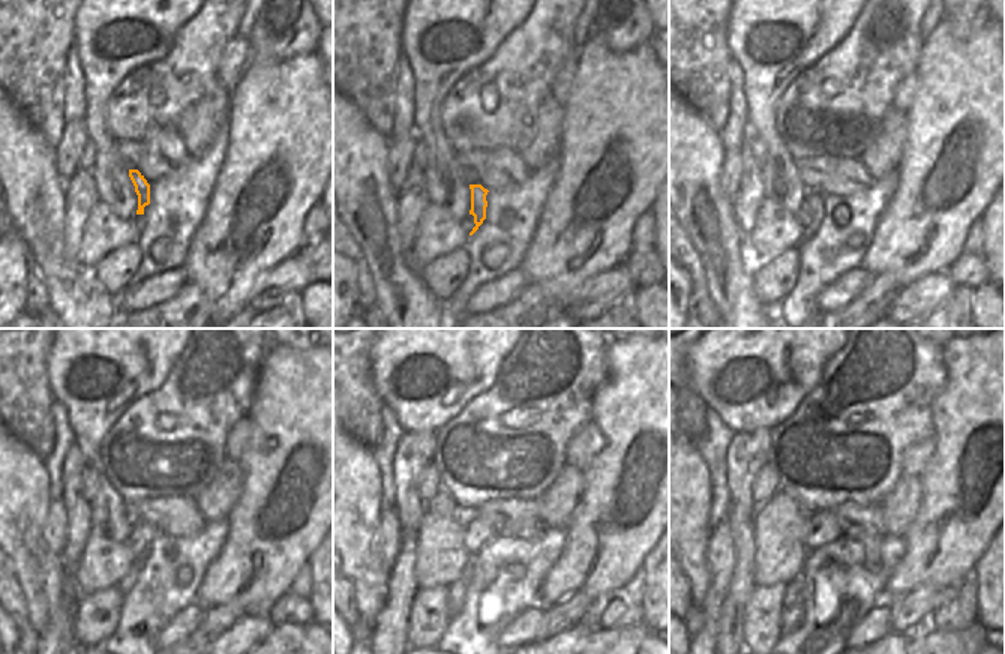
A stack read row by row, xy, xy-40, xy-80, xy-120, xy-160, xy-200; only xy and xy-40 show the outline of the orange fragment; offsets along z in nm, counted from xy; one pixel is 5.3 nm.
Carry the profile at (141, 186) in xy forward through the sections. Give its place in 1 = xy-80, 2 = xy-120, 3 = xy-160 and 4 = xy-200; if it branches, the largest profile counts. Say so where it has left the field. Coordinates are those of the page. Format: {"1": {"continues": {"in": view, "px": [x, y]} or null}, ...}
{"1": {"continues": {"in": "xy-80", "px": [818, 203]}}, "2": {"continues": {"in": "xy-120", "px": [125, 585]}}, "3": {"continues": {"in": "xy-160", "px": [456, 591]}}, "4": {"continues": {"in": "xy-200", "px": [792, 611]}}}

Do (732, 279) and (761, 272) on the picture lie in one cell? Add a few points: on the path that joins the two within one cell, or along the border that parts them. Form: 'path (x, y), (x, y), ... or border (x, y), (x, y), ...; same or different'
border (749, 263), (752, 290), (767, 306); different

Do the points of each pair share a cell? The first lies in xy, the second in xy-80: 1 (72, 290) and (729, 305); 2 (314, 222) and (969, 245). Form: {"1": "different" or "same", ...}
{"1": "same", "2": "same"}

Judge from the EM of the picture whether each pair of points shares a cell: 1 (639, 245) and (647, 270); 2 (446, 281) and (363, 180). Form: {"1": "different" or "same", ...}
{"1": "different", "2": "different"}

